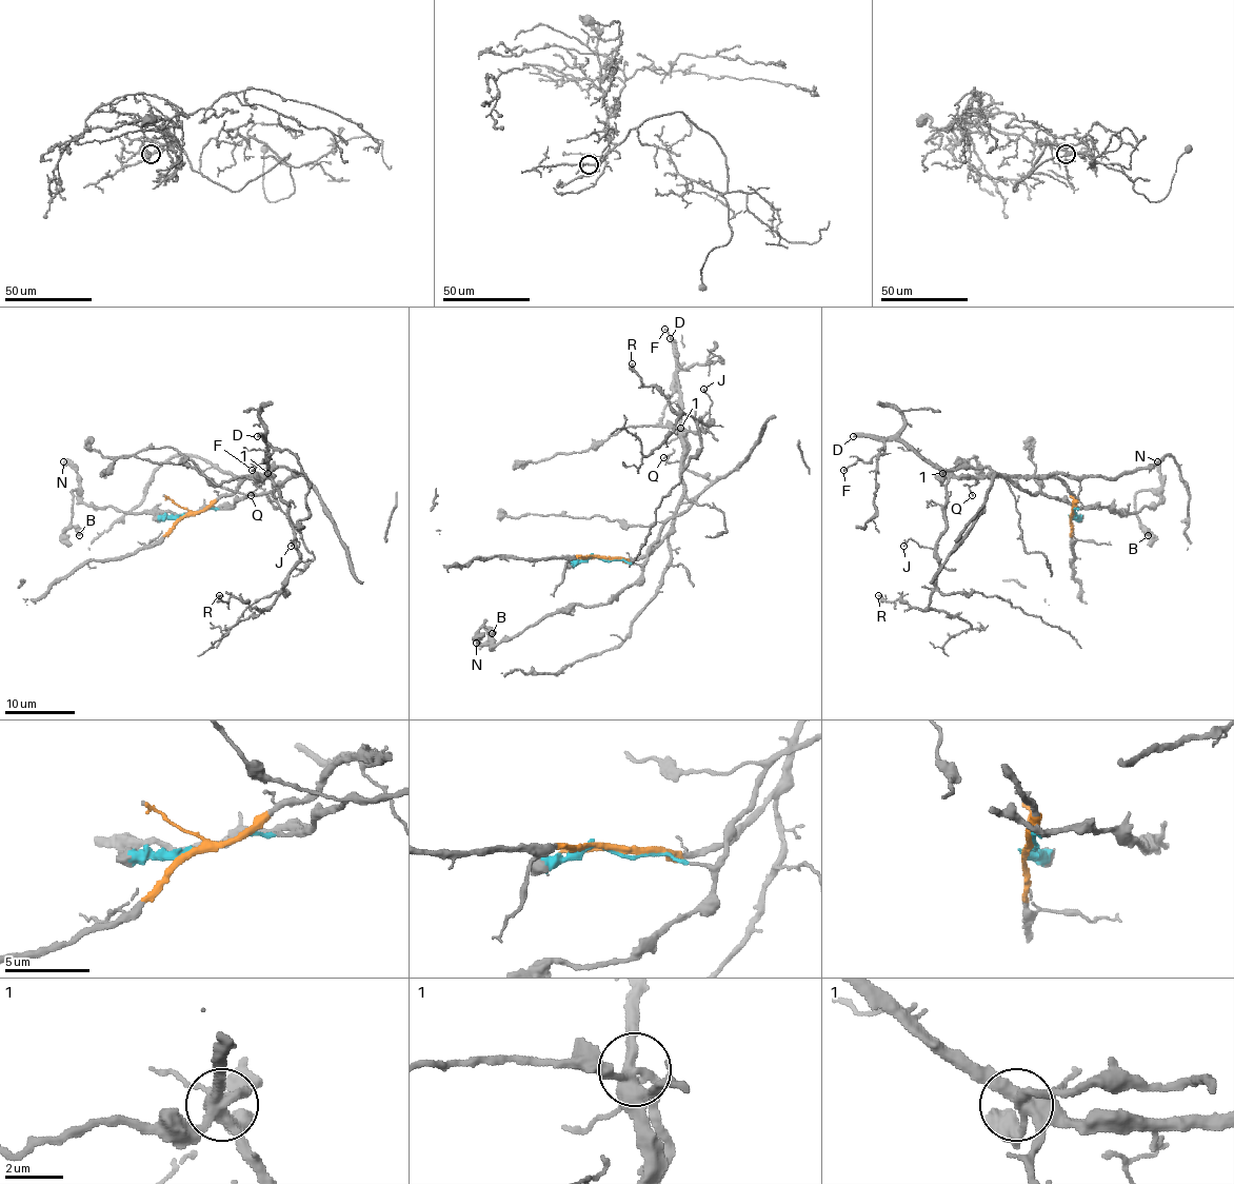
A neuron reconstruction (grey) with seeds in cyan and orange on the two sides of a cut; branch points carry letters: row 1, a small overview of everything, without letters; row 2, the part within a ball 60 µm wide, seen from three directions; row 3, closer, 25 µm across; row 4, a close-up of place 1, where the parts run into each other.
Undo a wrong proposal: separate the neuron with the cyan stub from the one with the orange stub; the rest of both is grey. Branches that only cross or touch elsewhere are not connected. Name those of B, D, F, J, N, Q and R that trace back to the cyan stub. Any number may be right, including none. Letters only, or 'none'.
B, N

